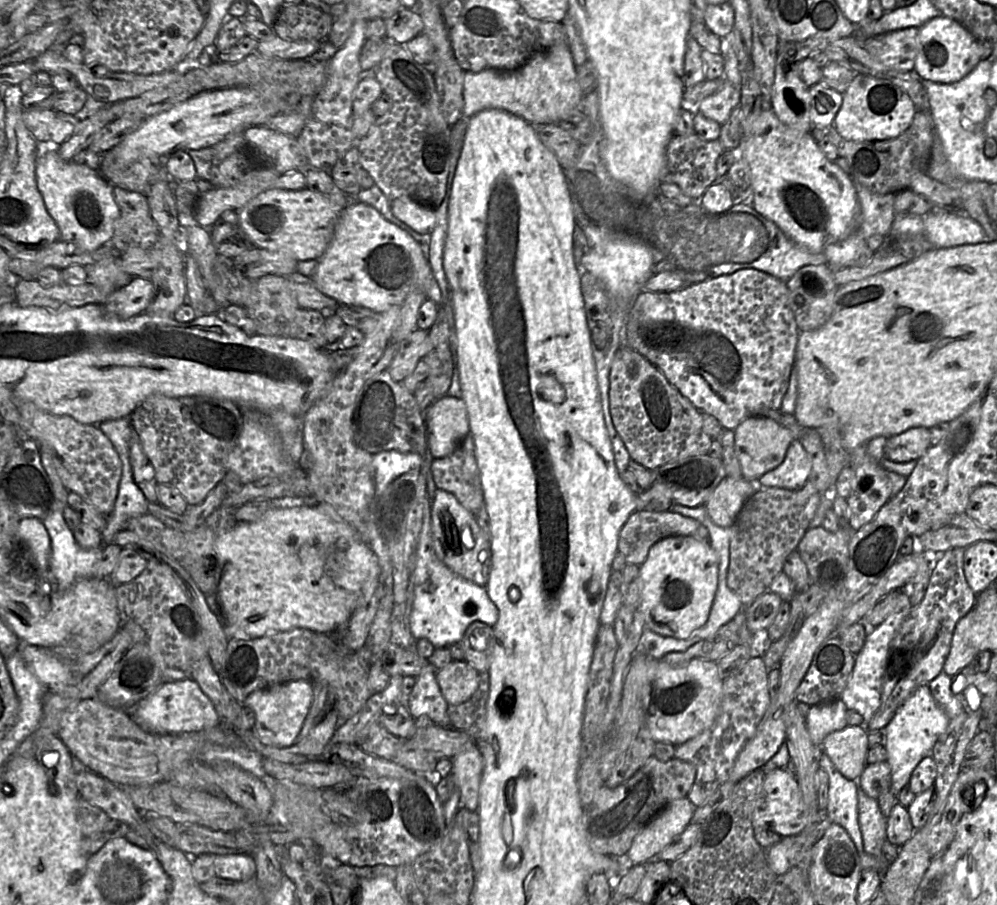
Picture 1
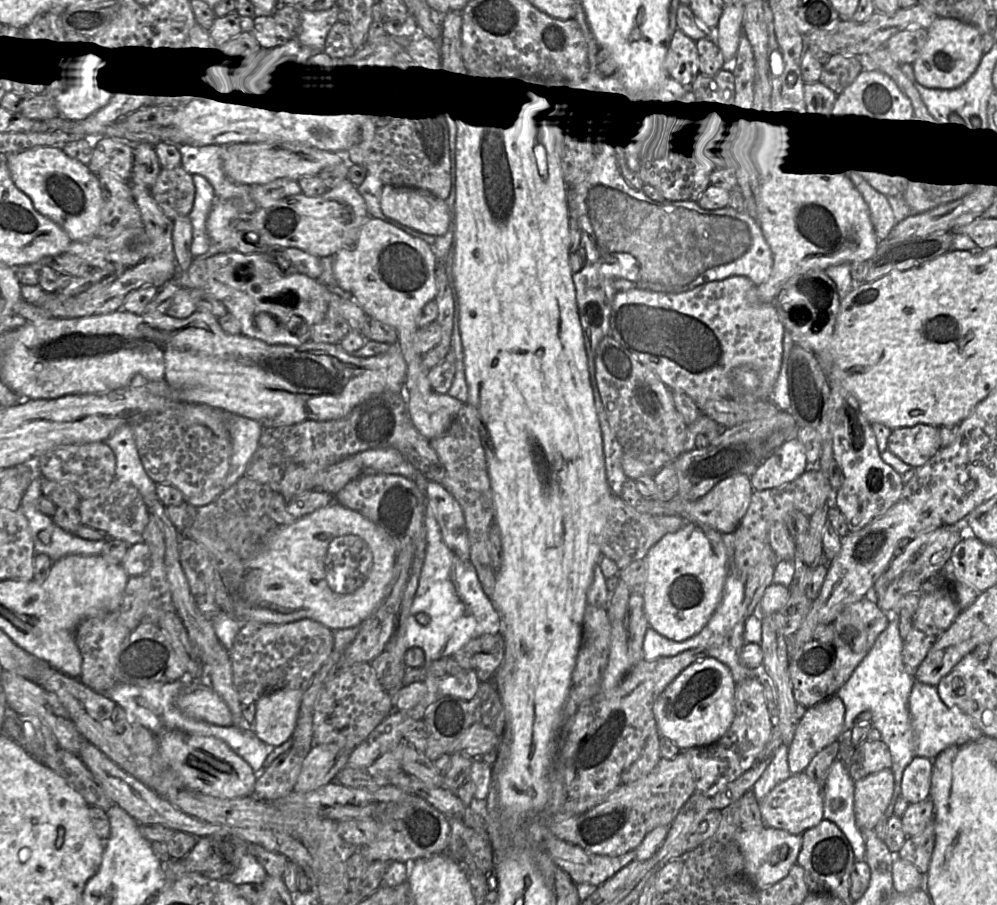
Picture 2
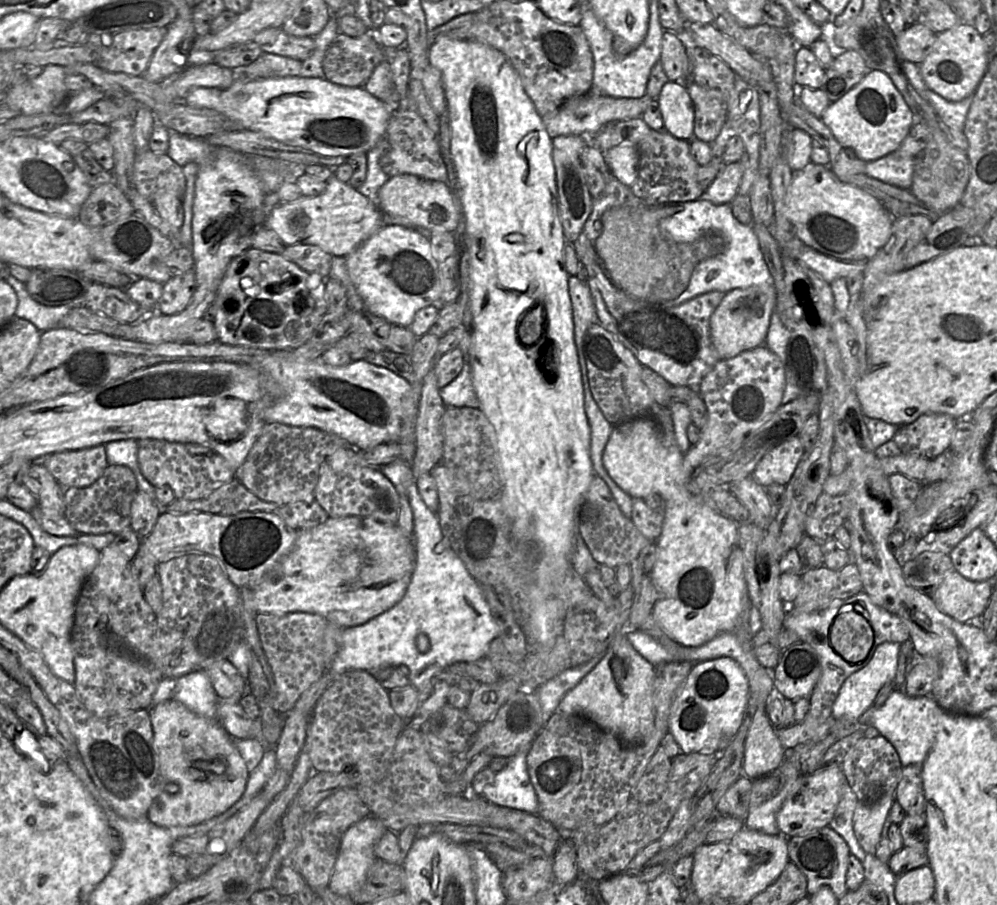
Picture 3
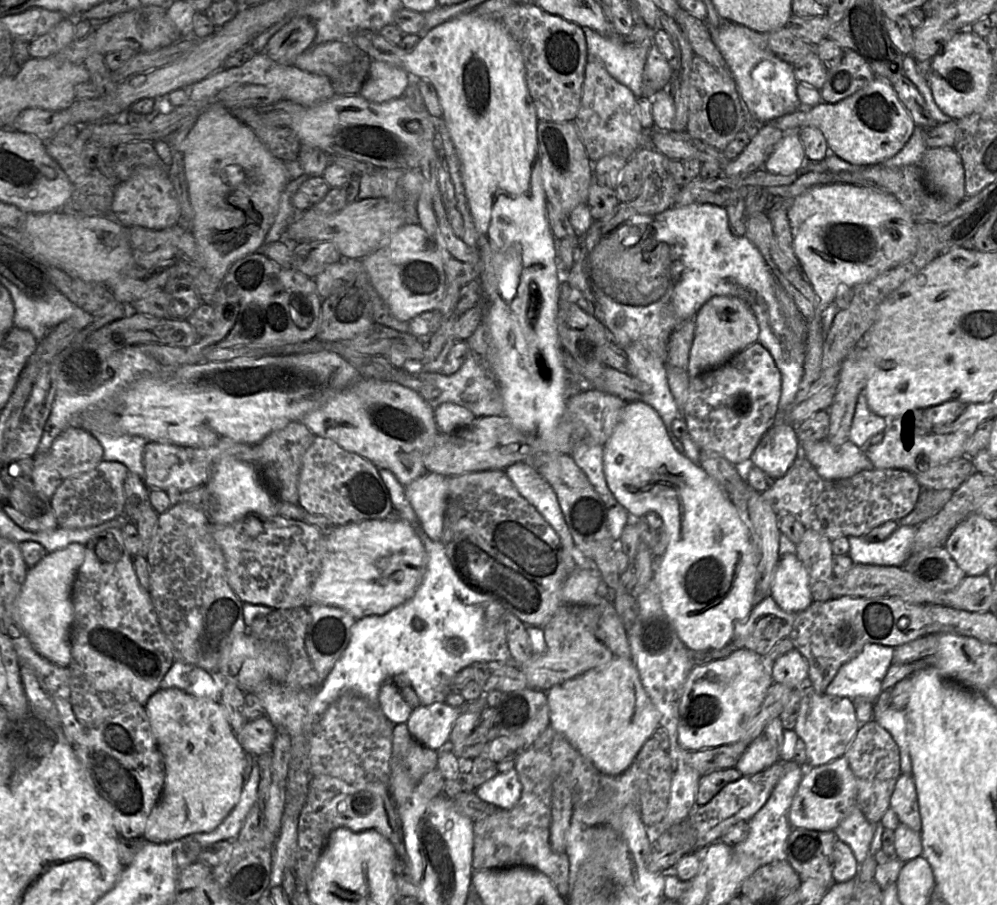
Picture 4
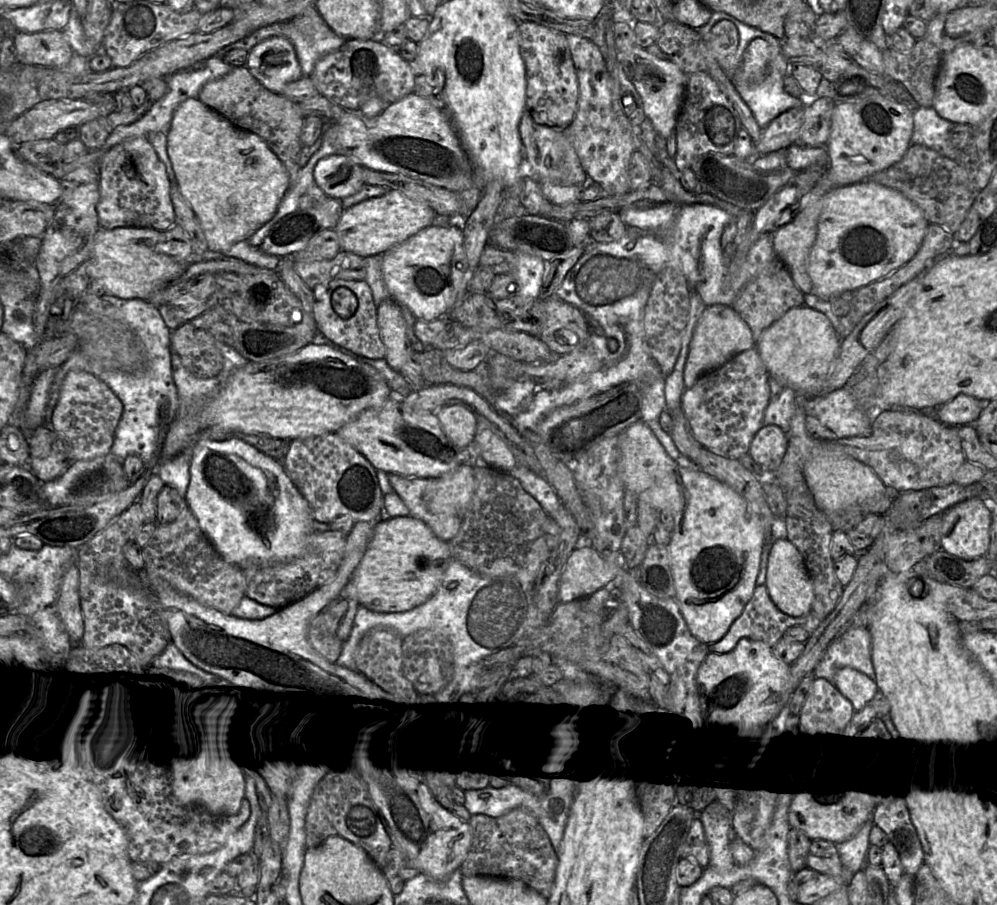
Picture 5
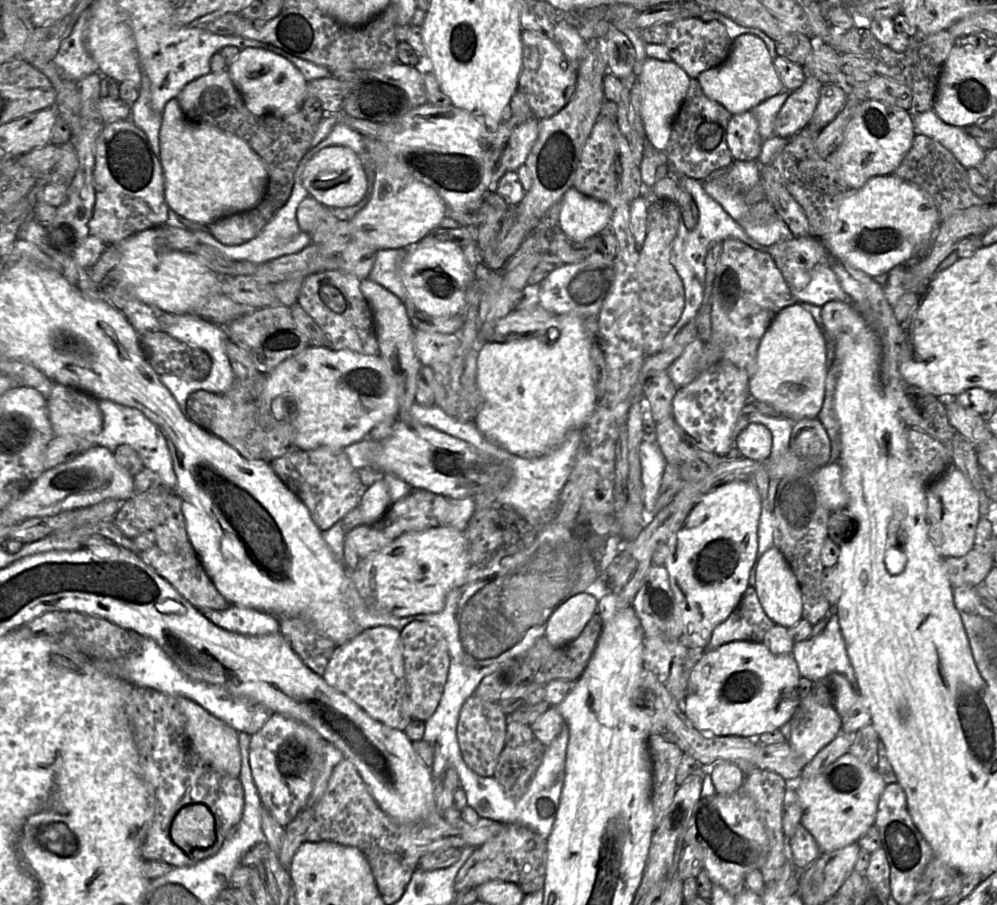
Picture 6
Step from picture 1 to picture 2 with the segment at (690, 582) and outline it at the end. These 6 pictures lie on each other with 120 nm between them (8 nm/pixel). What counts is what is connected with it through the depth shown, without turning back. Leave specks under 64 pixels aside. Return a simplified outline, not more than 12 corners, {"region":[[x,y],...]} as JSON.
{"region":[[688,522],[645,557],[643,610],[699,633],[728,575],[718,531]]}

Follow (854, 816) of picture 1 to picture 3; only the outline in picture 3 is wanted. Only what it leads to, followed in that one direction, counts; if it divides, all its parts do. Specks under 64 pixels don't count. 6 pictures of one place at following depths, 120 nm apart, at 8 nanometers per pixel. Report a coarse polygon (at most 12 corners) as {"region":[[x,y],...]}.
{"region":[[845,779],[829,826],[845,840],[851,854],[863,862],[853,815],[858,802]]}

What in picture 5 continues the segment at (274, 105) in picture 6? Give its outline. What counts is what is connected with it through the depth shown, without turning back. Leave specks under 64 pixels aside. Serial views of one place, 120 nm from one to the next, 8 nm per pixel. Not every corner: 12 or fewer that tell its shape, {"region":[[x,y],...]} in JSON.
{"region":[[284,36],[254,46],[245,67],[280,94],[302,77],[296,50]]}

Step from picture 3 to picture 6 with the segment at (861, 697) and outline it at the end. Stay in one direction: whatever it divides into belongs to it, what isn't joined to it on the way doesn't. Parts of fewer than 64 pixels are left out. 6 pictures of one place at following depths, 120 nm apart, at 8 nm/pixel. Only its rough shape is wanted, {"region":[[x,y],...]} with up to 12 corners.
{"region":[[838,618],[821,634],[795,642],[801,677],[843,675],[858,693]]}

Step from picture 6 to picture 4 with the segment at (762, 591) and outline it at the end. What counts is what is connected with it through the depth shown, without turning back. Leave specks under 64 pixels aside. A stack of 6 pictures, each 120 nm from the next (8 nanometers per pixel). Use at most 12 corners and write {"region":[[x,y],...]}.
{"region":[[785,554],[769,596],[798,613],[813,602],[809,575],[796,554]]}

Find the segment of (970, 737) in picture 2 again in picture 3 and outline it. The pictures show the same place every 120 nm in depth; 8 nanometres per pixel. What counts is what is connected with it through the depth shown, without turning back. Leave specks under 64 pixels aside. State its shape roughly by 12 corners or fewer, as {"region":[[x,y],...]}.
{"region":[[894,690],[868,708],[902,766],[923,763],[944,710],[931,696]]}

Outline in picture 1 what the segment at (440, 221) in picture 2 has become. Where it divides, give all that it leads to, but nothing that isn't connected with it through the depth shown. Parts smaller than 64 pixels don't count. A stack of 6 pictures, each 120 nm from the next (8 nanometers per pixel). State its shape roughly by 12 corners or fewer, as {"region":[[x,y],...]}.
{"region":[[409,197],[390,200],[393,215],[419,234],[436,226],[436,209]]}

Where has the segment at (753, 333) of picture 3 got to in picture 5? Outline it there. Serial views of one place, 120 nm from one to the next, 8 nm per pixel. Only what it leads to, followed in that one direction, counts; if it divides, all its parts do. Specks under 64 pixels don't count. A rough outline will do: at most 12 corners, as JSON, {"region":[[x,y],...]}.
{"region":[[713,304],[693,334],[684,386],[756,346],[731,305]]}

